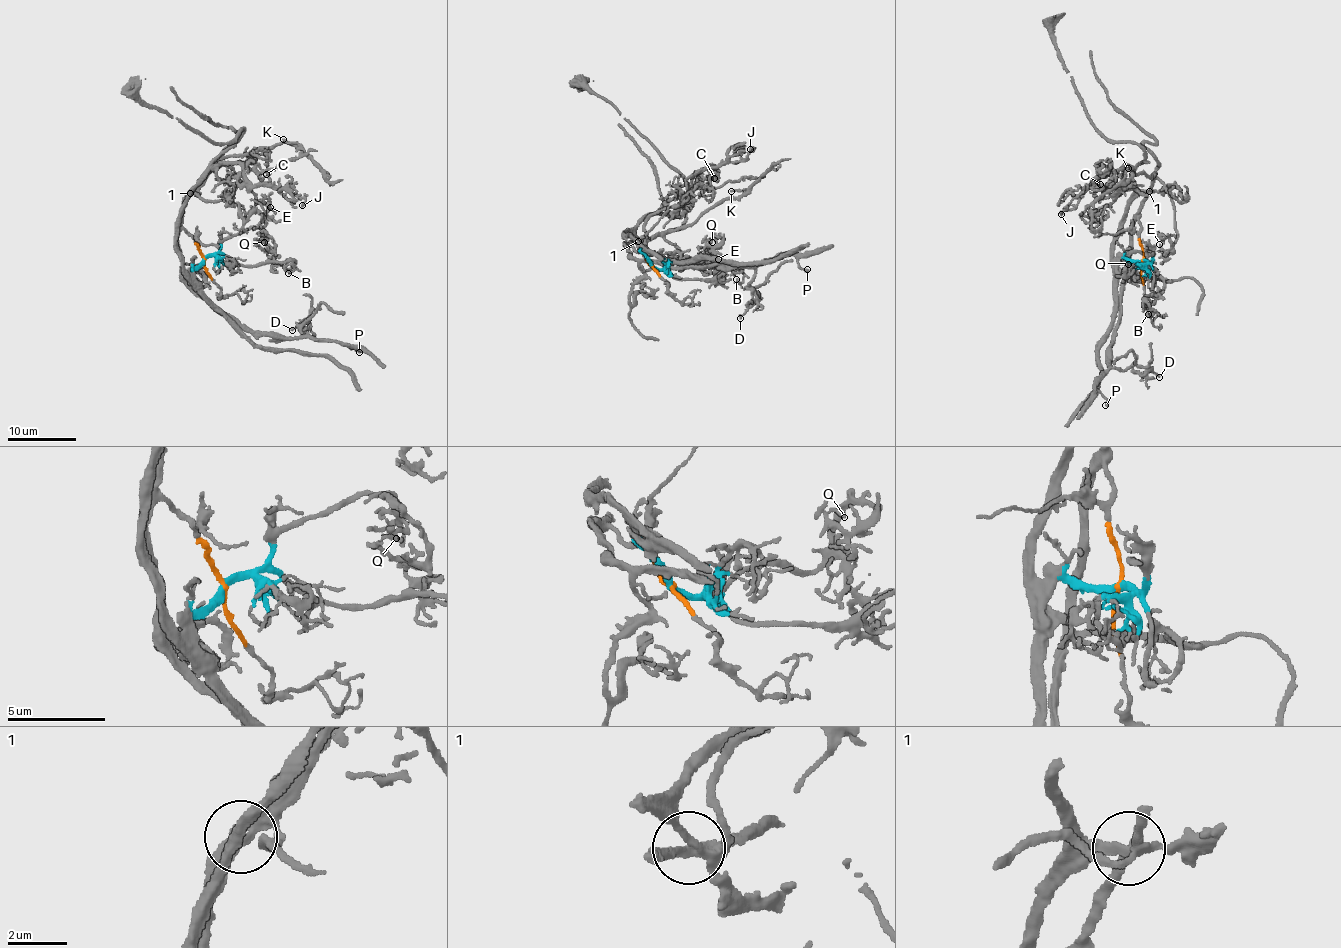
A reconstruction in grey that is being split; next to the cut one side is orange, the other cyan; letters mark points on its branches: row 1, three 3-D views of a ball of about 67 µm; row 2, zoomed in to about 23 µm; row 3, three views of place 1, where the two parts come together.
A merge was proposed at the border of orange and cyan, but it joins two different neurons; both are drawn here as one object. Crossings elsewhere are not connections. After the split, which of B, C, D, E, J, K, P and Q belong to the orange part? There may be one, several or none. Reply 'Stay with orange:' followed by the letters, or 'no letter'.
Stay with orange: D, E, K, P

